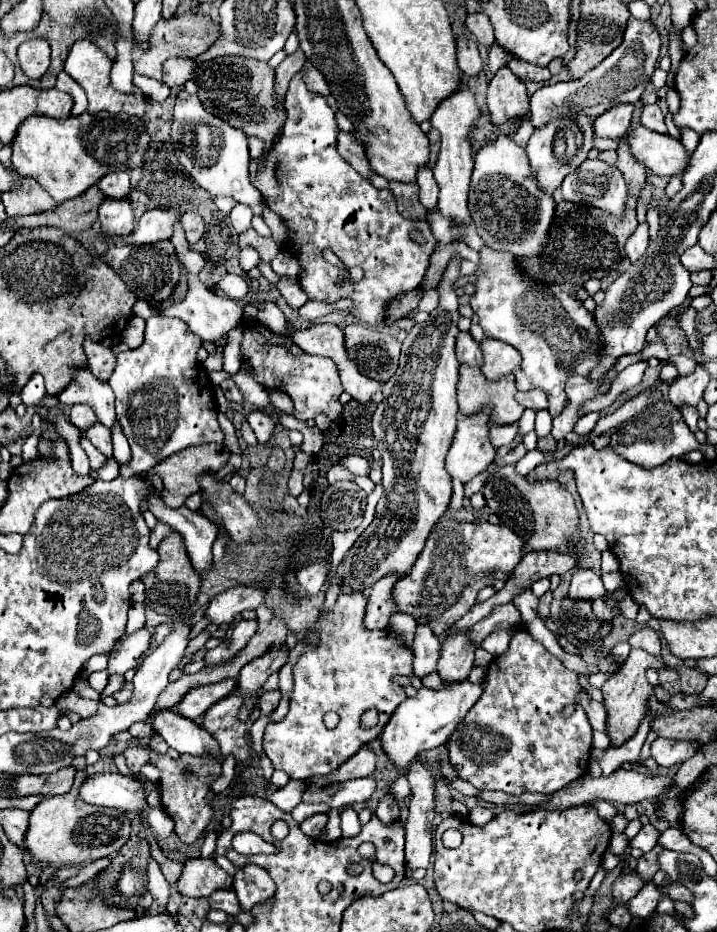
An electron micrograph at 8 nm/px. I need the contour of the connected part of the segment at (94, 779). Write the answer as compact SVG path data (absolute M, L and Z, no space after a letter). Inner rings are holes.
M111 772L91 774L81 784L79 796L89 804L117 808L117 810L141 812L147 808L143 784L133 776L121 776Z

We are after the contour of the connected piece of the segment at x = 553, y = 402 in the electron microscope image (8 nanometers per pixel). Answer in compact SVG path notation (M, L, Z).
M485 246L479 254L481 254L481 266L477 272L475 294L471 296L471 304L469 304L473 308L473 312L479 316L479 326L485 330L487 336L489 336L489 332L499 332L499 334L491 334L489 338L503 340L521 352L523 364L519 366L519 370L515 370L517 388L523 392L529 388L545 390L549 394L549 412L553 408L559 410L561 400L565 398L565 394L563 394L565 380L573 374L589 376L591 370L595 370L595 366L599 366L599 360L603 356L603 342L601 342L601 334L595 324L593 312L589 312L583 306L583 302L577 298L579 286L535 282L519 272L519 268L515 264L515 256L511 256L507 252L495 252Z

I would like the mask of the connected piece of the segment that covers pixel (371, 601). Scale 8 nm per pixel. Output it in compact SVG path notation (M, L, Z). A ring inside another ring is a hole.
M385 576L381 578L369 592L367 608L363 624L369 630L383 630L389 624L389 616L397 612L393 600L391 600L391 586L397 582L397 576Z

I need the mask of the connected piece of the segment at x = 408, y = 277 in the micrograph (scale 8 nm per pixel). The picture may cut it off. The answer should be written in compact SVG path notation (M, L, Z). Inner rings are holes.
M297 72L291 80L285 104L287 122L283 134L269 152L265 160L267 166L259 172L253 186L291 230L287 252L293 252L301 262L299 284L309 300L333 304L341 298L351 298L355 302L351 312L359 316L363 324L375 326L385 318L385 306L391 298L419 288L437 240L433 240L425 220L407 220L397 212L391 190L377 190L339 158L335 114L325 96L307 88L303 72ZM413 230L425 236L425 244L411 240ZM325 248L331 248L347 268L361 266L365 270L363 280L357 284L347 280L341 288L335 286L341 272L323 258Z

